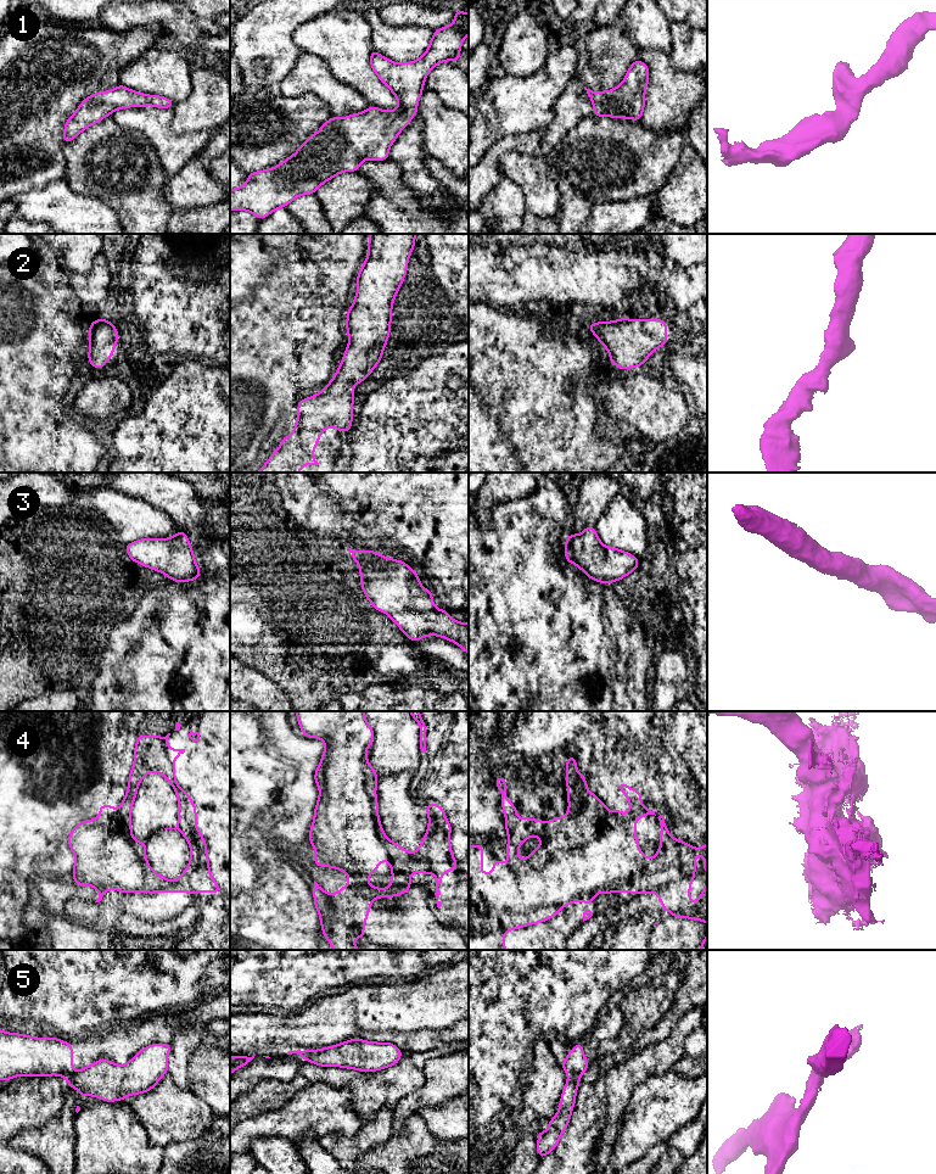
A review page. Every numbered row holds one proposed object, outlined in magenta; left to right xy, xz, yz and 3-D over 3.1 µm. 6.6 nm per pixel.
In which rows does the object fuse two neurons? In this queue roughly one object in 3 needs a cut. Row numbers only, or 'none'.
4, 5

